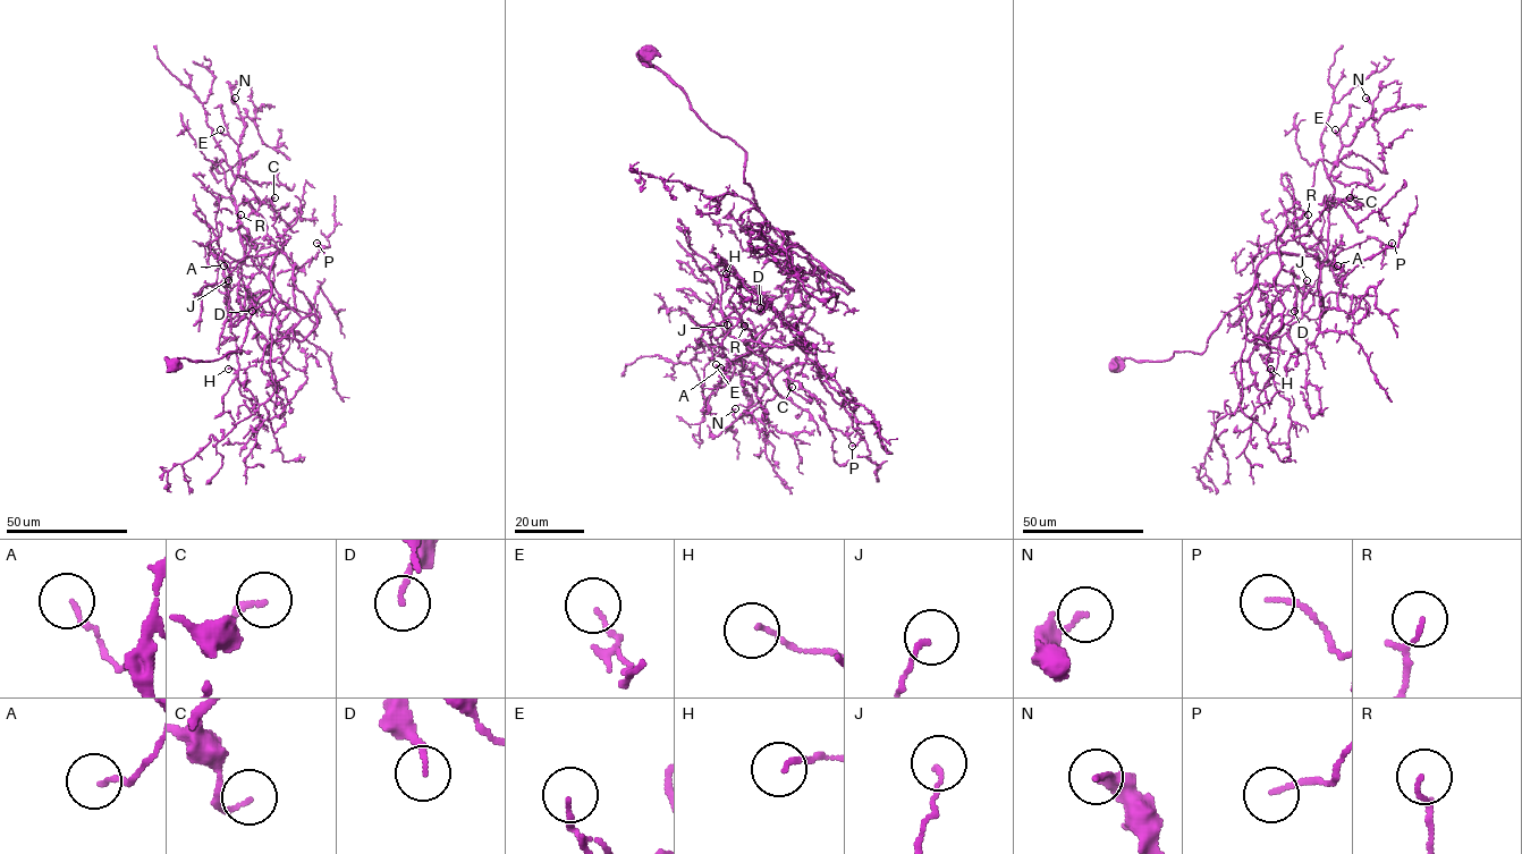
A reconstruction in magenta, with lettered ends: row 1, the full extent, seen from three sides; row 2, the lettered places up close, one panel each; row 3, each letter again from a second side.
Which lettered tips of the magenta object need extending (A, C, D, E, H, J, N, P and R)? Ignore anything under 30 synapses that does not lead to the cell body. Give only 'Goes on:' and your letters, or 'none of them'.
Goes on: none of them

